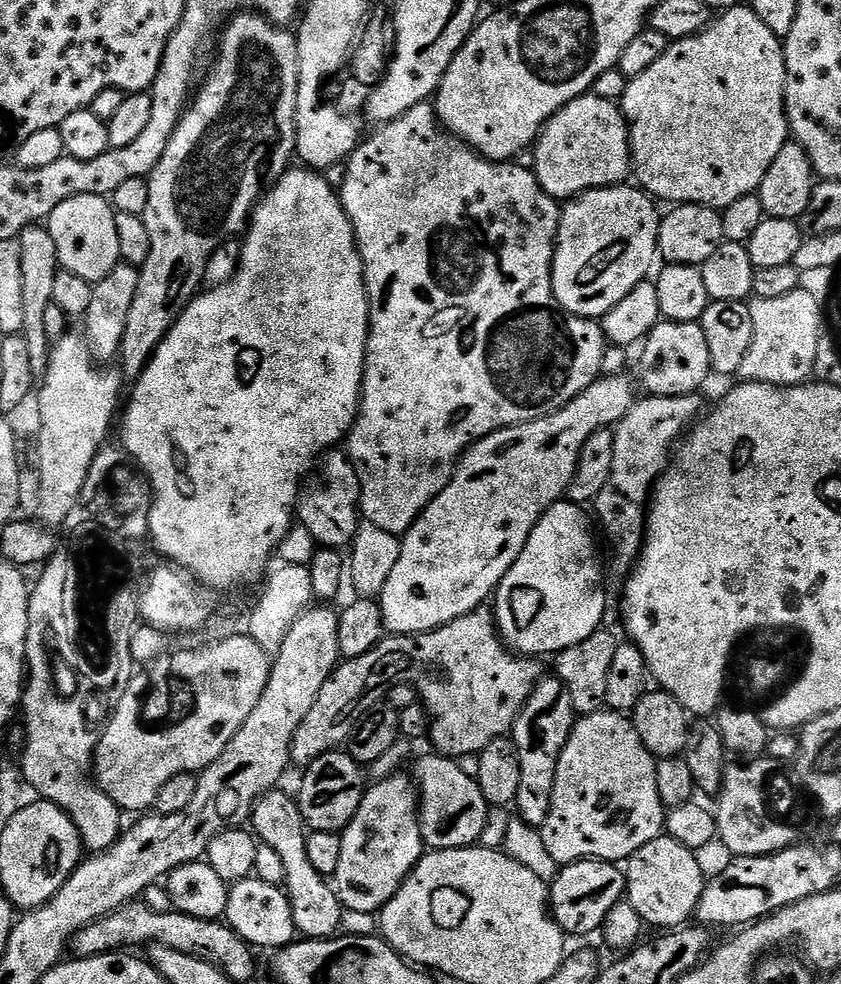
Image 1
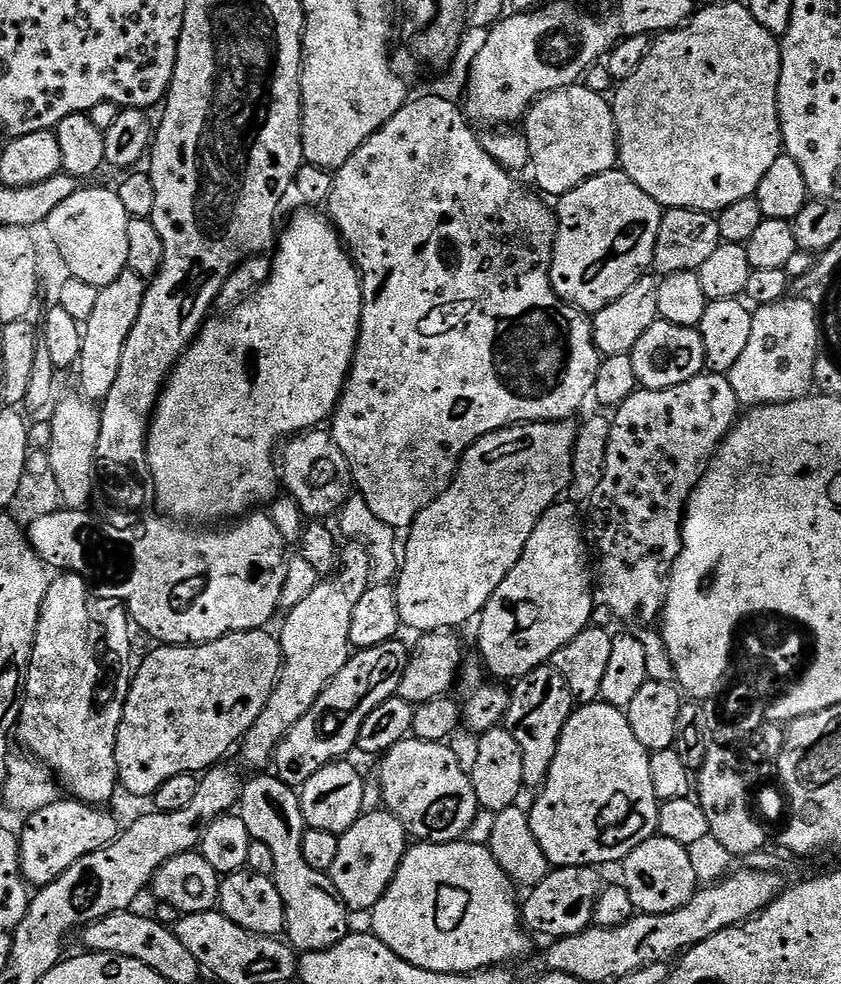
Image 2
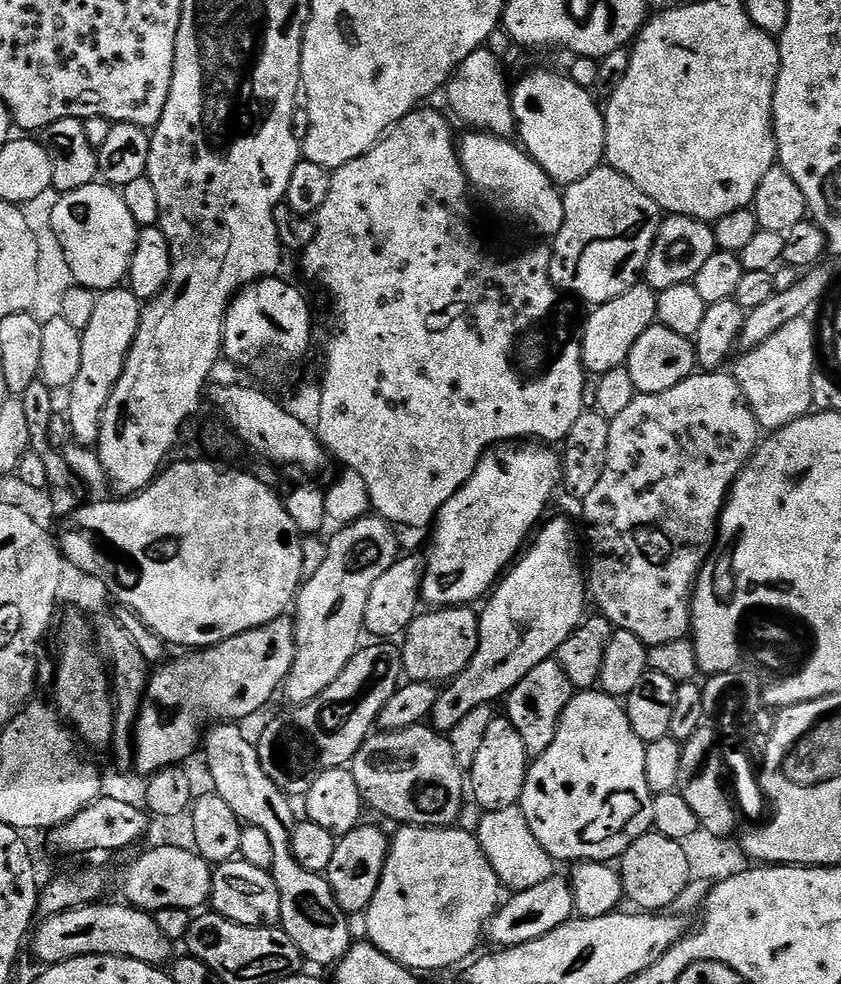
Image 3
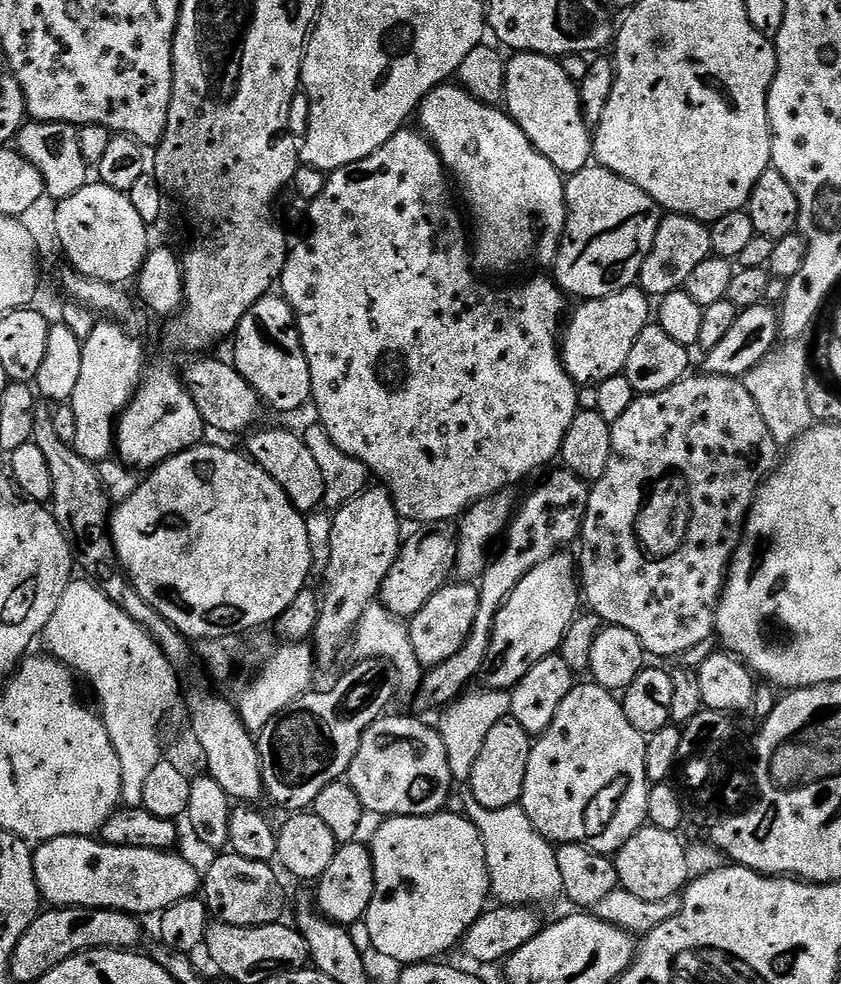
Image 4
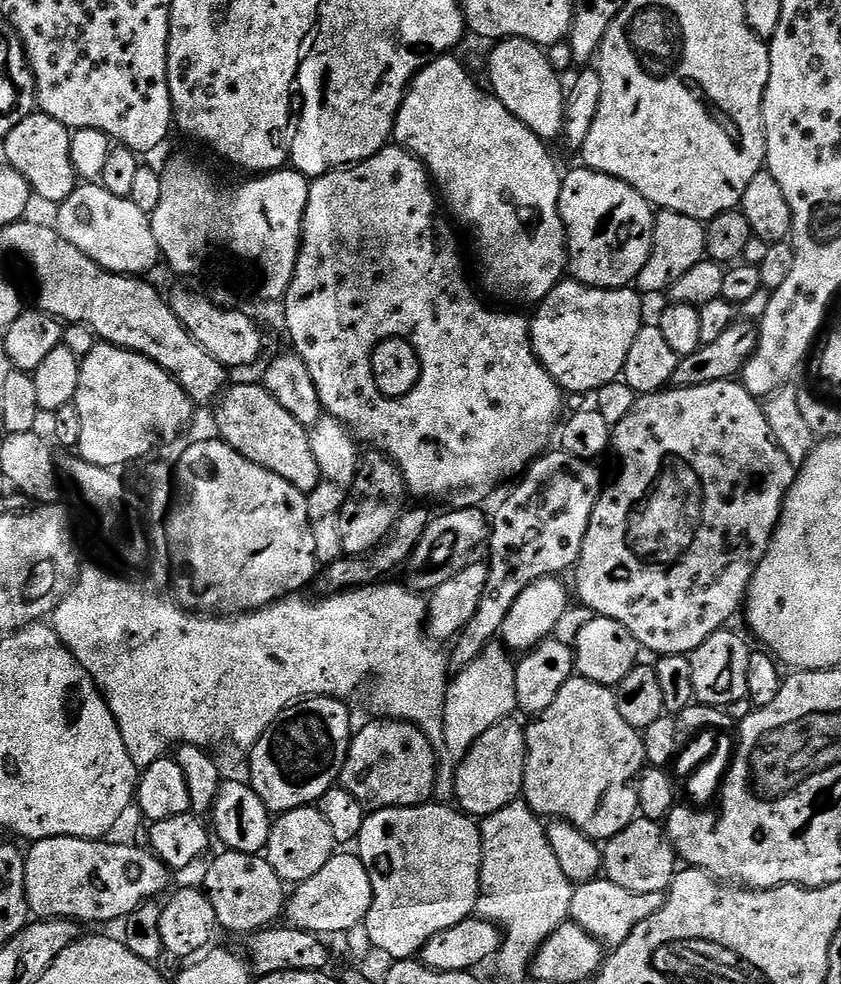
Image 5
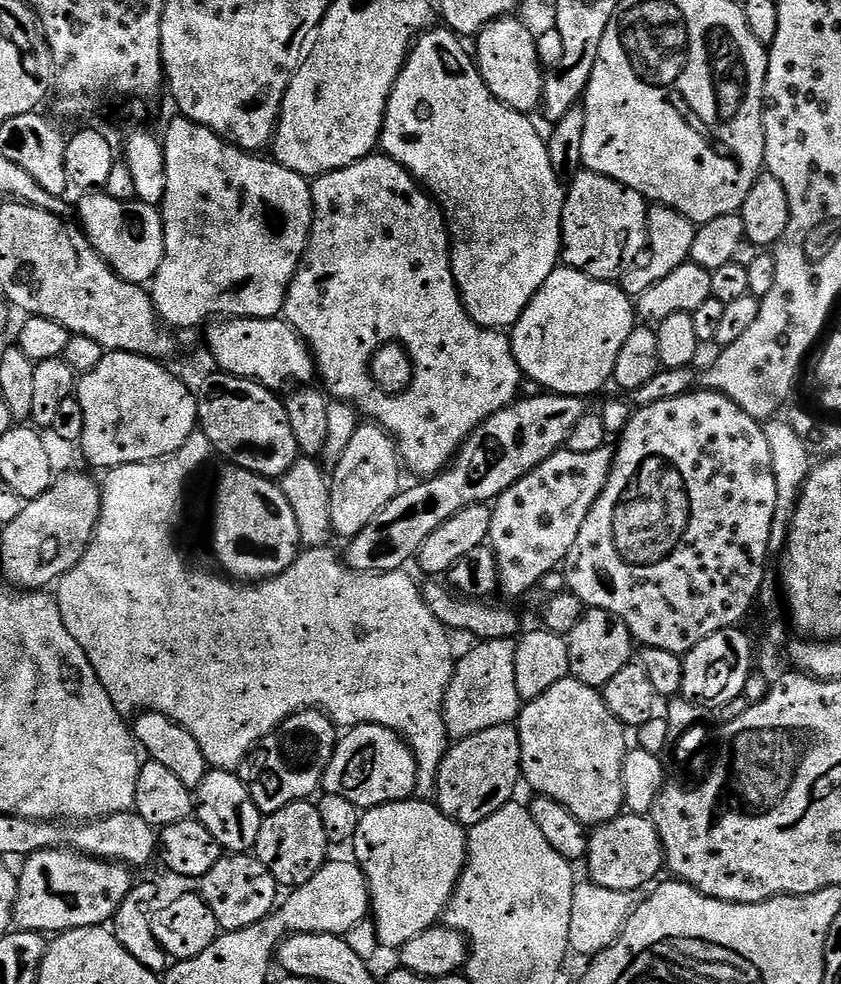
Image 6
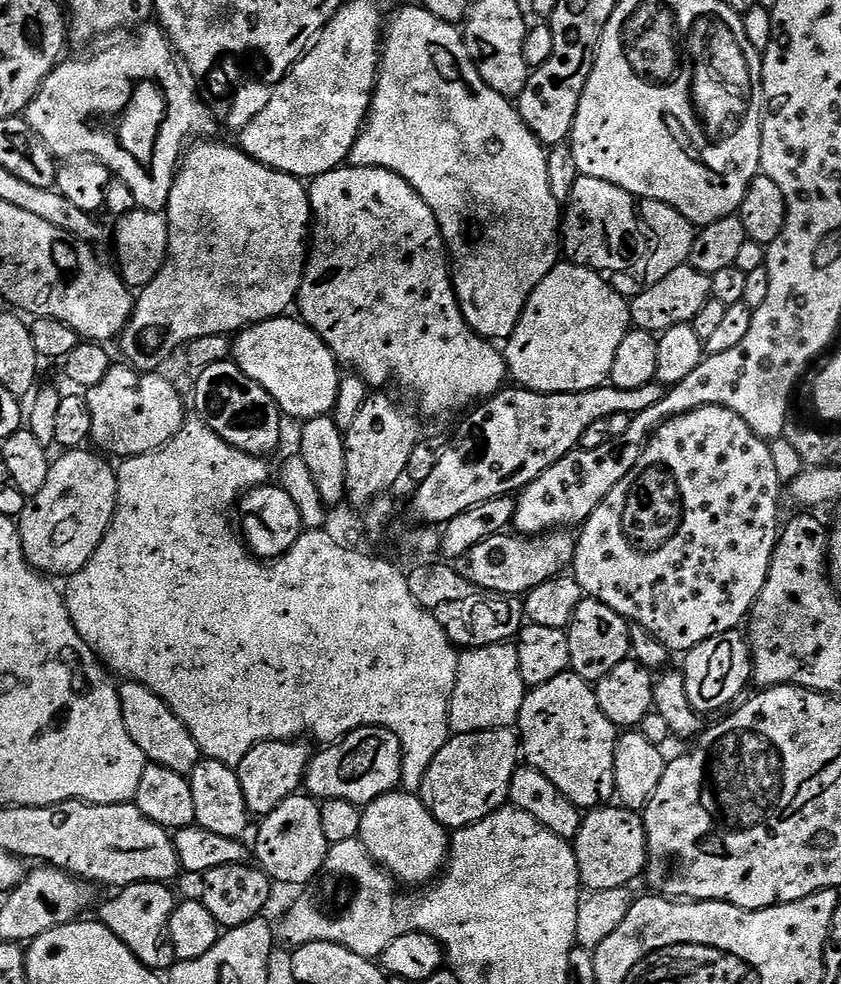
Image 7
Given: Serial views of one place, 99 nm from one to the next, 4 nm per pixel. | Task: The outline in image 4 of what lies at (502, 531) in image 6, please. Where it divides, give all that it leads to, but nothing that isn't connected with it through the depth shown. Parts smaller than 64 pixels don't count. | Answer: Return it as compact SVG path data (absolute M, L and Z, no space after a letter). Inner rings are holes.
M559 470L549 471L548 480L544 480L524 501L519 501L518 507L508 521L508 527L499 545L500 553L489 559L482 575L478 580L480 597L478 598L478 614L474 618L474 626L470 630L470 638L466 638L466 646L454 654L454 658L446 658L438 666L427 669L424 679L420 681L420 690L415 693L417 700L424 708L443 710L454 700L464 695L472 679L477 679L484 667L484 658L488 653L494 618L504 600L518 586L518 582L538 562L550 558L554 553L567 549L568 543L575 541L580 535L580 528L584 524L584 515L588 505L590 491L589 481L575 476L573 472Z

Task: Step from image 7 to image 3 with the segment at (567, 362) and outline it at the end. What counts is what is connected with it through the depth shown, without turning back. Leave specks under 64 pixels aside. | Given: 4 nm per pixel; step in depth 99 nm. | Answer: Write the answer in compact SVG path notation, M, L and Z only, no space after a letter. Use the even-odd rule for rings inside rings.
M637 282L618 298L607 300L605 304L593 307L592 312L582 324L582 358L584 367L589 373L603 374L623 368L627 365L630 350L634 350L634 342L646 334L646 330L657 323L656 297L657 292L648 284Z

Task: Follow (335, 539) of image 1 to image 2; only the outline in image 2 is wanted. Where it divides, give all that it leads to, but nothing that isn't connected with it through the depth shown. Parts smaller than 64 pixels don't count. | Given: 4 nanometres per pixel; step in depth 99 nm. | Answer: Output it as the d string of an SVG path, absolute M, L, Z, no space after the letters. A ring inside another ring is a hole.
M313 430L299 436L293 436L283 445L283 448L284 461L281 459L278 464L278 472L282 477L283 491L285 488L296 499L297 506L306 515L312 516L308 518L311 518L313 521L324 522L329 519L327 516L335 517L344 504L347 503L348 497L353 495L354 485L352 483L350 466L342 454L338 442L334 442L331 431Z

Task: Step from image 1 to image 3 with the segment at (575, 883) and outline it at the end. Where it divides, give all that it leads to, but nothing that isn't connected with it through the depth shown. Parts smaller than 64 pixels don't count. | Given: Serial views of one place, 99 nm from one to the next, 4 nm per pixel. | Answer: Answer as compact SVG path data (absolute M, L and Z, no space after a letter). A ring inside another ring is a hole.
M553 874L538 886L513 893L510 898L497 909L486 925L487 939L490 938L498 948L509 948L521 945L522 942L534 941L564 925L575 915L571 881L565 875L562 877L560 874Z

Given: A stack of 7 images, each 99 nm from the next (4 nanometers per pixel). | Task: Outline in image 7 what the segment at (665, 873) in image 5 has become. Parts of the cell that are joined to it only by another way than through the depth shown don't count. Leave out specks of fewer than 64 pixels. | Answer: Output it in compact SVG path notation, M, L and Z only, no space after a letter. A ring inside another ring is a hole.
M601 806L591 809L581 819L574 847L581 885L590 892L627 888L632 884L631 880L636 880L639 876L641 879L648 867L644 817L628 808Z

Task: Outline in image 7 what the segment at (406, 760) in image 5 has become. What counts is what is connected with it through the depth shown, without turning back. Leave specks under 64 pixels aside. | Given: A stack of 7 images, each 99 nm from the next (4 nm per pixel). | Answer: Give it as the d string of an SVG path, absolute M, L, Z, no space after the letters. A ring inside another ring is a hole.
M359 728L354 730L343 740L329 743L321 752L317 751L311 762L308 763L306 777L307 795L317 801L333 800L342 798L351 804L366 805L374 802L387 792L395 792L401 787L400 775L402 774L402 750L400 740L390 730L385 728Z

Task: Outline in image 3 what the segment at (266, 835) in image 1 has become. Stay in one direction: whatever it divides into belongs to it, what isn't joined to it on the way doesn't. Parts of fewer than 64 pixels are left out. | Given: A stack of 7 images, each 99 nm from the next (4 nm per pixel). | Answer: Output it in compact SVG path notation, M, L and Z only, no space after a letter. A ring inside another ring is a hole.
M220 722L209 727L203 737L202 756L204 752L204 760L208 763L208 776L212 779L213 786L216 787L213 788L215 795L220 796L222 802L226 802L226 806L230 806L230 810L234 810L237 818L247 827L263 830L270 838L270 846L274 849L274 862L270 871L278 886L278 894L282 902L279 927L283 928L286 934L290 934L290 938L294 938L294 946L298 946L298 950L302 950L304 959L309 965L329 964L329 966L335 966L350 951L354 943L348 925L349 913L344 912L342 906L338 906L336 895L330 886L327 875L302 870L302 866L298 866L292 853L292 829L298 823L296 812L292 809L293 801L273 782L270 774L266 774L266 770L262 770L262 762L256 744L253 741L248 741L240 728L243 727L236 722Z

